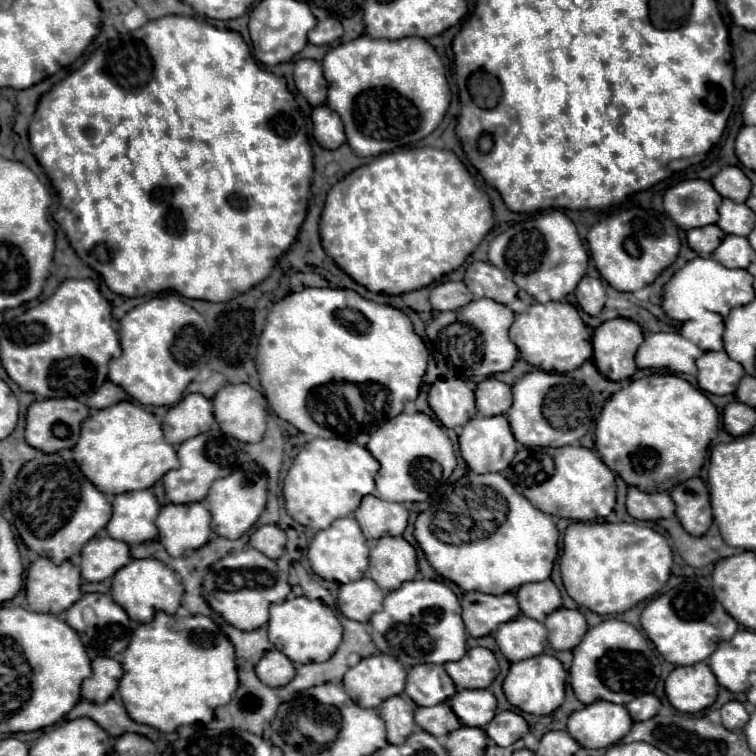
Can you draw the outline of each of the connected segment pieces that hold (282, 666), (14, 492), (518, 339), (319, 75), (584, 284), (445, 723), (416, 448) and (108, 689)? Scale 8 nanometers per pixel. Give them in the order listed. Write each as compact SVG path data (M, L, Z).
M271 650L267 652L259 664L255 666L255 672L259 676L259 680L267 686L285 686L295 678L295 664L279 650Z
M43 454L23 466L11 486L11 508L15 514L15 528L23 544L39 556L51 558L55 564L79 556L79 550L85 546L85 542L91 540L99 530L103 530L111 518L109 498L99 492L91 482L87 482L87 478L81 474L79 466L73 460L63 460L57 454Z
M547 302L531 304L527 312L517 314L509 330L511 340L519 348L519 354L525 362L545 372L567 374L577 370L583 362L591 360L591 334L583 324L579 312L569 302Z
M317 60L295 62L295 86L311 106L321 106L327 98L327 80Z
M585 276L577 290L575 290L577 302L579 306L589 314L589 316L597 316L601 312L601 308L605 306L605 288L603 282L591 276Z
M437 704L431 708L417 708L415 710L415 722L419 728L427 730L433 736L447 736L451 730L457 730L461 726L455 712L449 708L449 704Z
M399 414L381 426L369 440L367 450L381 464L381 474L377 472L375 484L381 500L387 502L423 502L431 496L431 490L439 484L447 482L451 472L455 470L455 450L449 436L443 428L429 416L415 414Z
M99 656L93 660L93 676L83 680L81 696L89 702L105 702L113 696L123 678L123 668L117 660Z

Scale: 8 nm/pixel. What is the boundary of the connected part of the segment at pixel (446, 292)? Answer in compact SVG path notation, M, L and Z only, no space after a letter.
M443 282L431 290L431 306L433 310L457 310L471 302L475 296L467 290L463 282Z

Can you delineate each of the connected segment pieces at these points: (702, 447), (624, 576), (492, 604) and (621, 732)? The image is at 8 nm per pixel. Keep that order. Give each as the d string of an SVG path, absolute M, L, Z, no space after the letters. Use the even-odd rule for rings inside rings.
M653 374L647 378L633 380L627 388L615 392L603 406L595 430L595 448L601 454L603 462L619 474L629 486L635 486L643 492L671 490L679 482L699 474L709 442L717 436L719 414L709 398L693 388L687 380L673 374Z
M577 522L565 530L563 552L559 556L559 568L567 594L583 608L589 608L597 614L623 614L635 608L639 602L651 600L657 596L665 582L669 580L673 566L673 552L665 536L655 532L649 526L641 524L609 524L609 522Z
M467 592L461 598L463 624L473 638L493 634L499 624L509 622L521 614L515 594L487 596L481 592Z
M597 700L579 712L573 712L567 722L567 732L583 748L607 748L619 742L633 726L627 708L607 700Z

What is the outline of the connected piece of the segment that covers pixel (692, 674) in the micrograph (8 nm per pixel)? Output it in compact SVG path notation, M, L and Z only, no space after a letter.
M705 662L695 666L679 666L665 680L669 702L685 714L695 714L709 708L717 700L719 684Z

